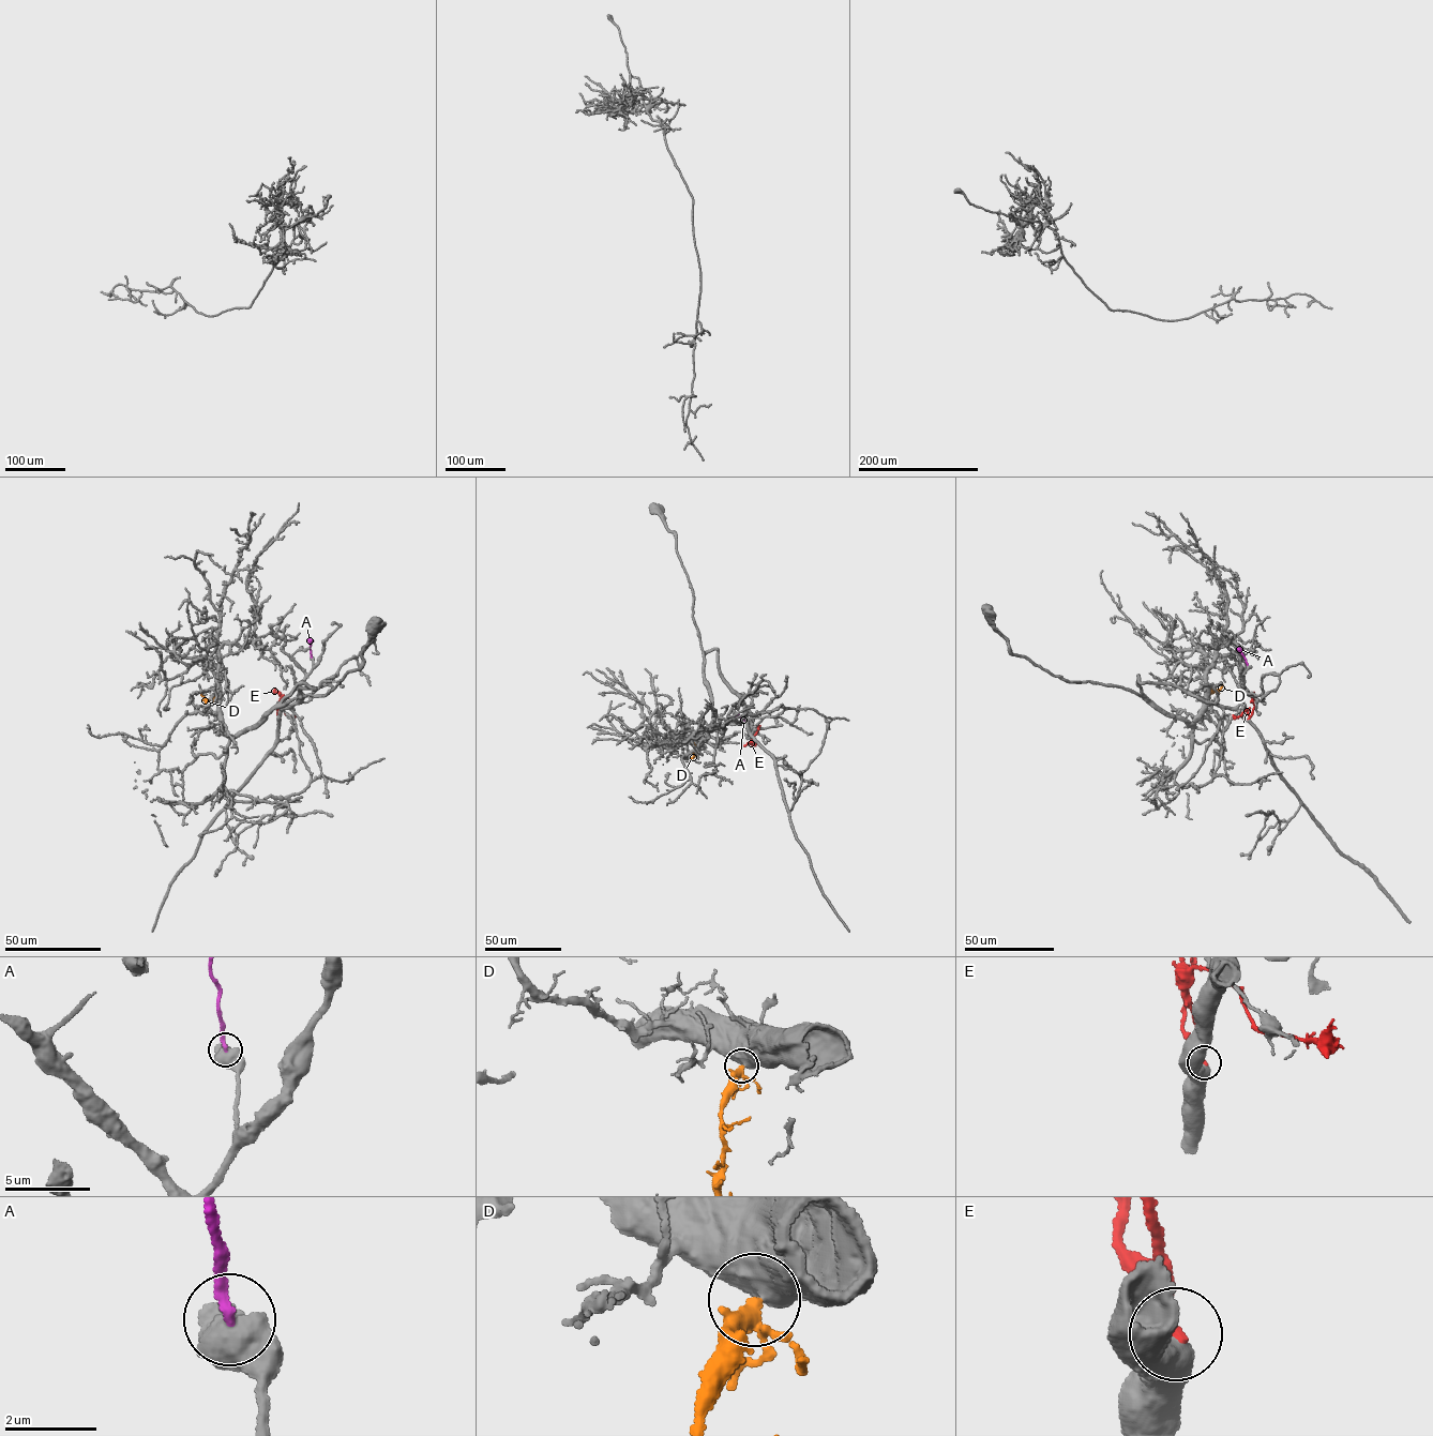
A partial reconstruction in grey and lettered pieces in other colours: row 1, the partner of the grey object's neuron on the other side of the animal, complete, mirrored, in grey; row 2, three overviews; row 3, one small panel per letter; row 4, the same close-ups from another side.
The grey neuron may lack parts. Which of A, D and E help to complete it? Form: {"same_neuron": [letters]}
{"same_neuron": ["D"]}

